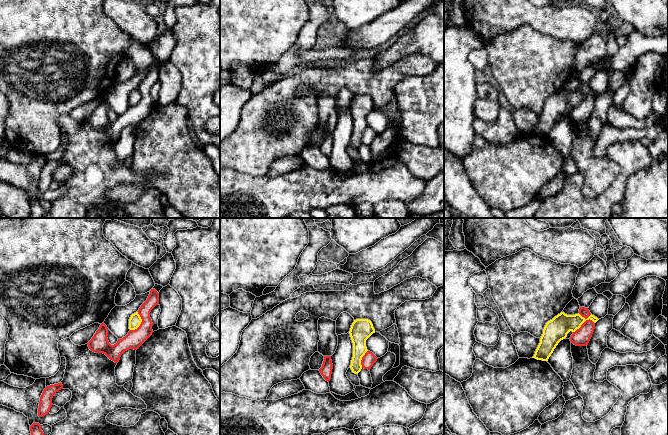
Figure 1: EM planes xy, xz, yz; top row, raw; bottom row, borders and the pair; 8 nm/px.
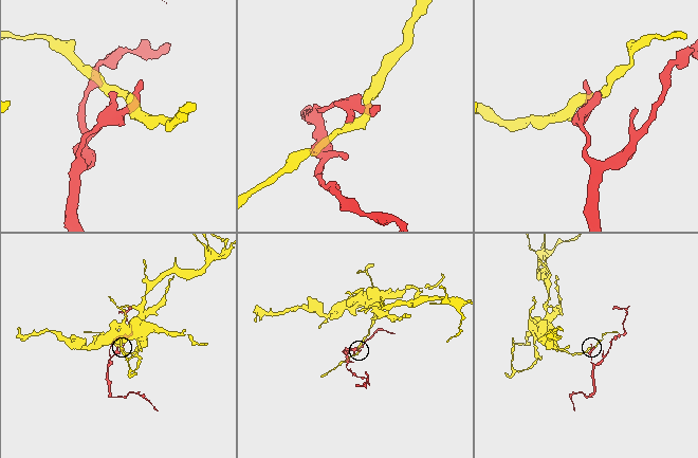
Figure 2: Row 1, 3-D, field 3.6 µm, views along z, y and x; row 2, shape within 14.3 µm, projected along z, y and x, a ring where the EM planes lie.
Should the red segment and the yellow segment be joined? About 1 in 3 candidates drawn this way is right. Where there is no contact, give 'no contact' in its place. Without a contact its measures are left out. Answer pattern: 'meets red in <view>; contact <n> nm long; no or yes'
meets red in yz; contact 220 nm long; no

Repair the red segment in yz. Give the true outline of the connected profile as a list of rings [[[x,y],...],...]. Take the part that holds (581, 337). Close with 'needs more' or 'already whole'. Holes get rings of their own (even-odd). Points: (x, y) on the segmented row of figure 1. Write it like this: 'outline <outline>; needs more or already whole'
outline [[[586,320],[579,329],[577,329],[570,337],[571,343],[576,346],[588,345],[595,329],[595,323],[592,320]]]; already whole

